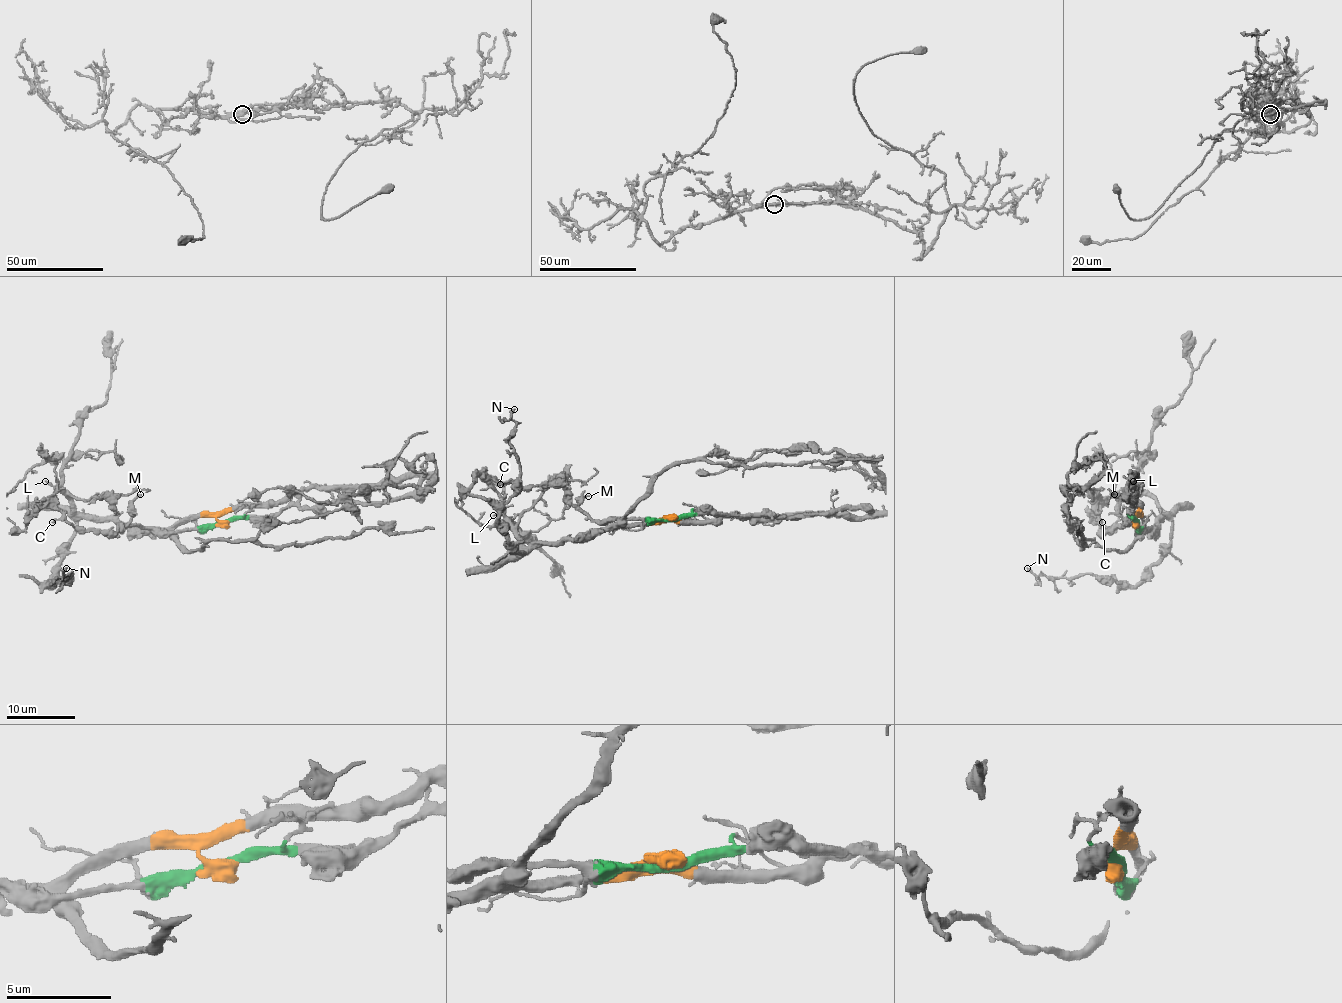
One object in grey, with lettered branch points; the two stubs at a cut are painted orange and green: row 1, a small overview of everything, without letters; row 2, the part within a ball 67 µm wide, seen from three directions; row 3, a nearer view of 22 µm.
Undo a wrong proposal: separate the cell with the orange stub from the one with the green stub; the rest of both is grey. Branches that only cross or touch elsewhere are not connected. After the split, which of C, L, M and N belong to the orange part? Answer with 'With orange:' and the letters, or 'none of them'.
With orange: L, N

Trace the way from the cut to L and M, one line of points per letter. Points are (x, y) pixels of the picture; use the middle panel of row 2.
L: (671, 517), (591, 530), (560, 542), (534, 542), (527, 547), (501, 516), (492, 516)
M: (671, 519), (592, 519), (579, 505), (589, 495)

